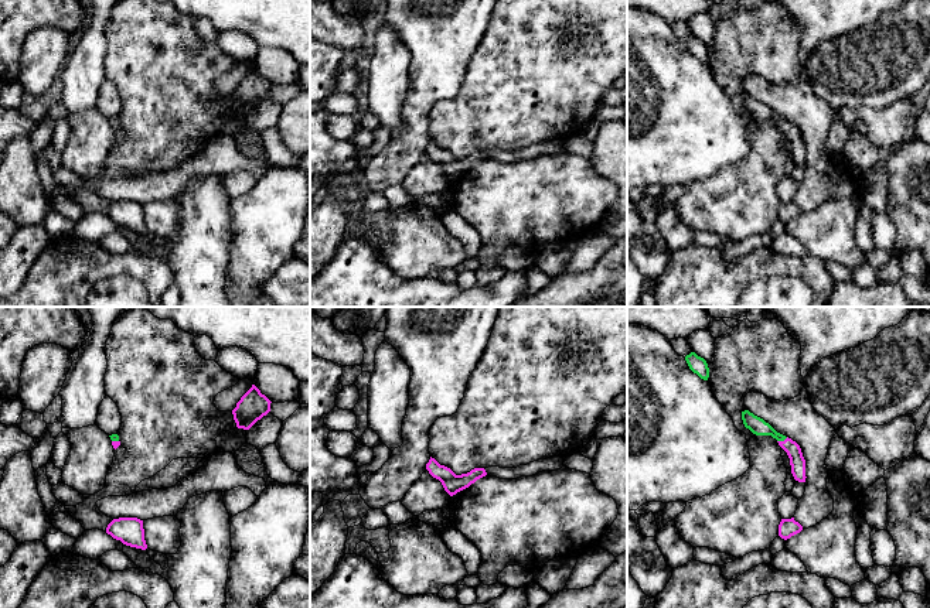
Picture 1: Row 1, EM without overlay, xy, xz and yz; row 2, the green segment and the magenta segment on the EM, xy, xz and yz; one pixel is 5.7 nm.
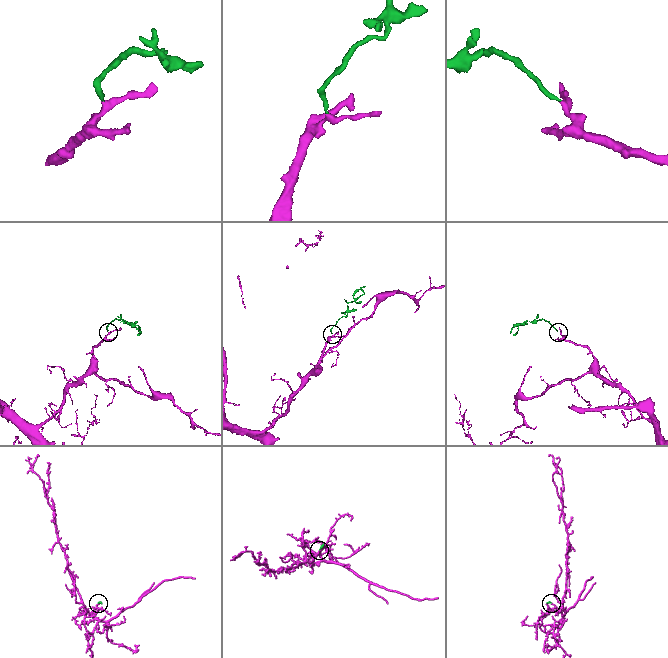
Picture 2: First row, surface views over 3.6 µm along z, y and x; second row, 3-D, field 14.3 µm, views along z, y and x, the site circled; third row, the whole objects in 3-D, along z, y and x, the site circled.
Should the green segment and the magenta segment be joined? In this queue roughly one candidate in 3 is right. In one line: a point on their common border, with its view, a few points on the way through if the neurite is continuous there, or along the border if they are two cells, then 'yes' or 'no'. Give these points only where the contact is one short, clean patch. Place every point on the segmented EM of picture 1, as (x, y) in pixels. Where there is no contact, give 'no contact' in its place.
meets green in yz at (782, 440); runs through yz (758, 426), (772, 431), (782, 440), (793, 450); yes

